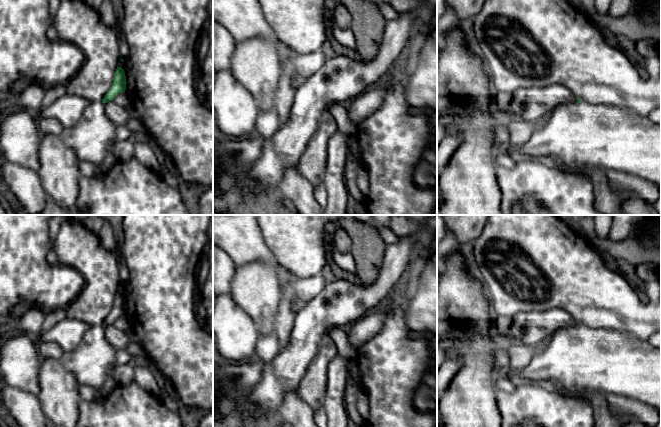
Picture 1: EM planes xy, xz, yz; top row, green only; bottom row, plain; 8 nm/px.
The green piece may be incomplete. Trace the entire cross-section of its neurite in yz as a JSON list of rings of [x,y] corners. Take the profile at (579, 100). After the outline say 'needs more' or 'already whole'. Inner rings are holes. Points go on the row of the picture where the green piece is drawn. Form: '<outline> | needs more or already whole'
[[[578,98],[578,102],[572,106],[561,106],[555,109],[549,116],[547,123],[539,127],[536,125],[530,139],[522,146],[521,150],[530,155],[533,159],[539,159],[541,157],[558,156],[563,165],[569,169],[580,169],[602,167],[605,169],[611,169],[614,171],[625,172],[641,178],[644,178],[661,189],[661,125],[654,123],[647,116],[641,116],[638,113],[634,115],[627,114],[621,107],[609,104],[589,104],[588,102]]] | needs more

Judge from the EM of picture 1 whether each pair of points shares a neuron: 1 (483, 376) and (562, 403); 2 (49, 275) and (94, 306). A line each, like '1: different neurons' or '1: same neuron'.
1: different neurons
2: different neurons

